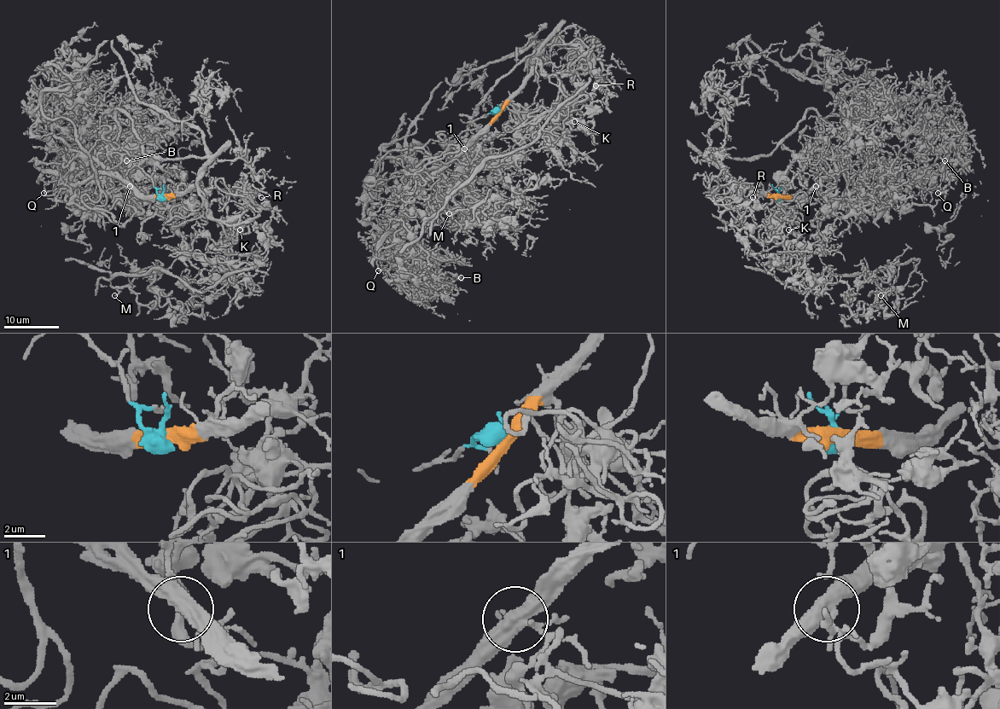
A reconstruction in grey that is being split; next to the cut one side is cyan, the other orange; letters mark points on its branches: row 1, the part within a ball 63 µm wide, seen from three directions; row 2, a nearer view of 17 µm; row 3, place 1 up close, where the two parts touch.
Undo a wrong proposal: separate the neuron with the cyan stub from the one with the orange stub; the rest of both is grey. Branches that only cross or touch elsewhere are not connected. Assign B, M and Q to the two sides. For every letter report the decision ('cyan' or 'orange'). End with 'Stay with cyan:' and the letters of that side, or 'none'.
B: orange
M: cyan
Q: orange
Stay with cyan: M

